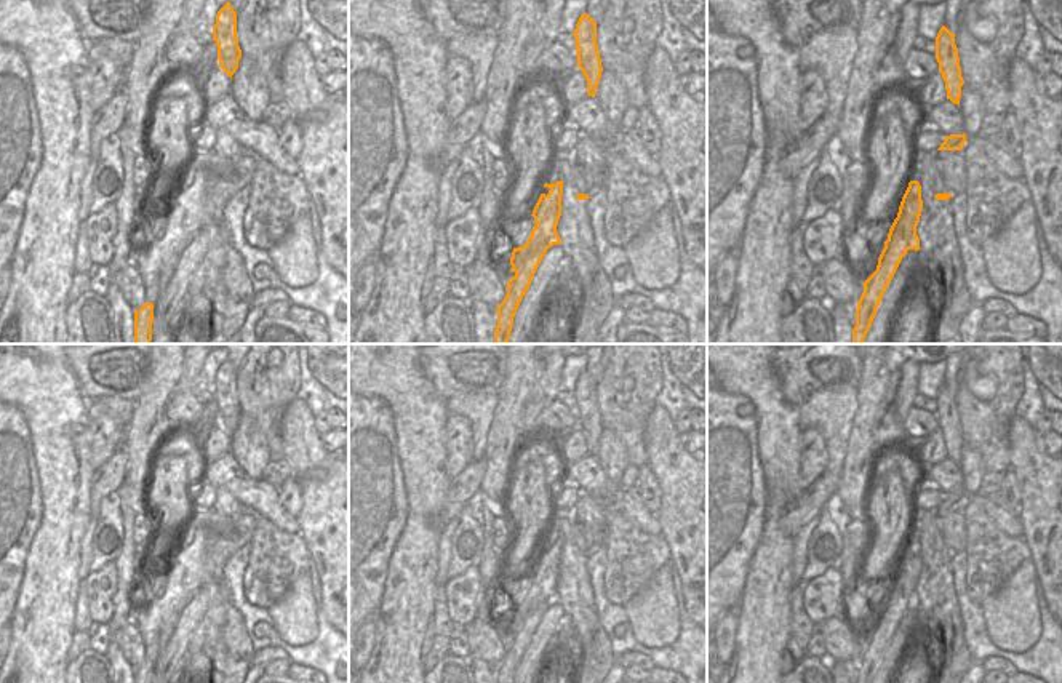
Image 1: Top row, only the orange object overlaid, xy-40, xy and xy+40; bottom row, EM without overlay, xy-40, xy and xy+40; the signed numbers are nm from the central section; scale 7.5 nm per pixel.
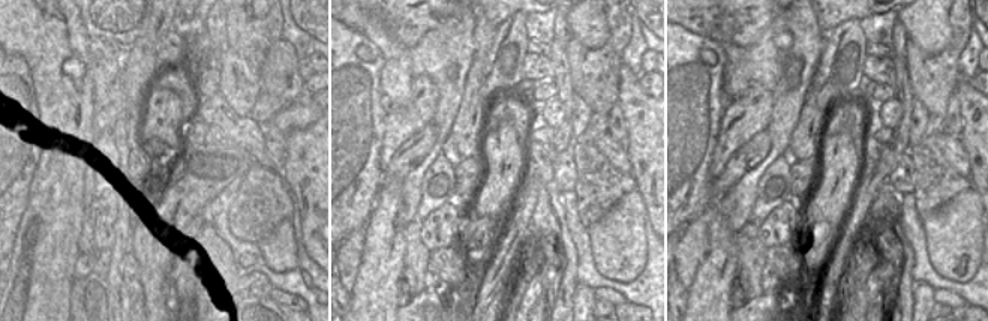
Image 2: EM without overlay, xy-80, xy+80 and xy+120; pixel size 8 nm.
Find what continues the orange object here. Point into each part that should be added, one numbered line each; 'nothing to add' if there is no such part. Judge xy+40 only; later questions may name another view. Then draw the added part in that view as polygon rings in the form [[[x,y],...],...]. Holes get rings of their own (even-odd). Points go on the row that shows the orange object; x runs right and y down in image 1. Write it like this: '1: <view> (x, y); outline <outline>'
nothing to add

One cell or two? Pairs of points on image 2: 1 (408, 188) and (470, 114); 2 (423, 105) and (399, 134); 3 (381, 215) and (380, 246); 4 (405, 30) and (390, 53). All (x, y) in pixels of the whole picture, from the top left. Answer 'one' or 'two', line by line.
1: two
2: one
3: one
4: two

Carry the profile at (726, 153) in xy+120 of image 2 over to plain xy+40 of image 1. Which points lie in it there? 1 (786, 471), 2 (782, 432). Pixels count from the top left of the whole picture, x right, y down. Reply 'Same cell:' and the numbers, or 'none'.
Same cell: none

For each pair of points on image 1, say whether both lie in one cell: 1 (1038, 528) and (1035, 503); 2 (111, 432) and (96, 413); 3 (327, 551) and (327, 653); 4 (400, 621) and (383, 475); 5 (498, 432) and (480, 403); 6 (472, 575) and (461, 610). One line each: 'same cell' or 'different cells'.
1: same cell
2: same cell
3: different cells
4: different cells
5: different cells
6: same cell

